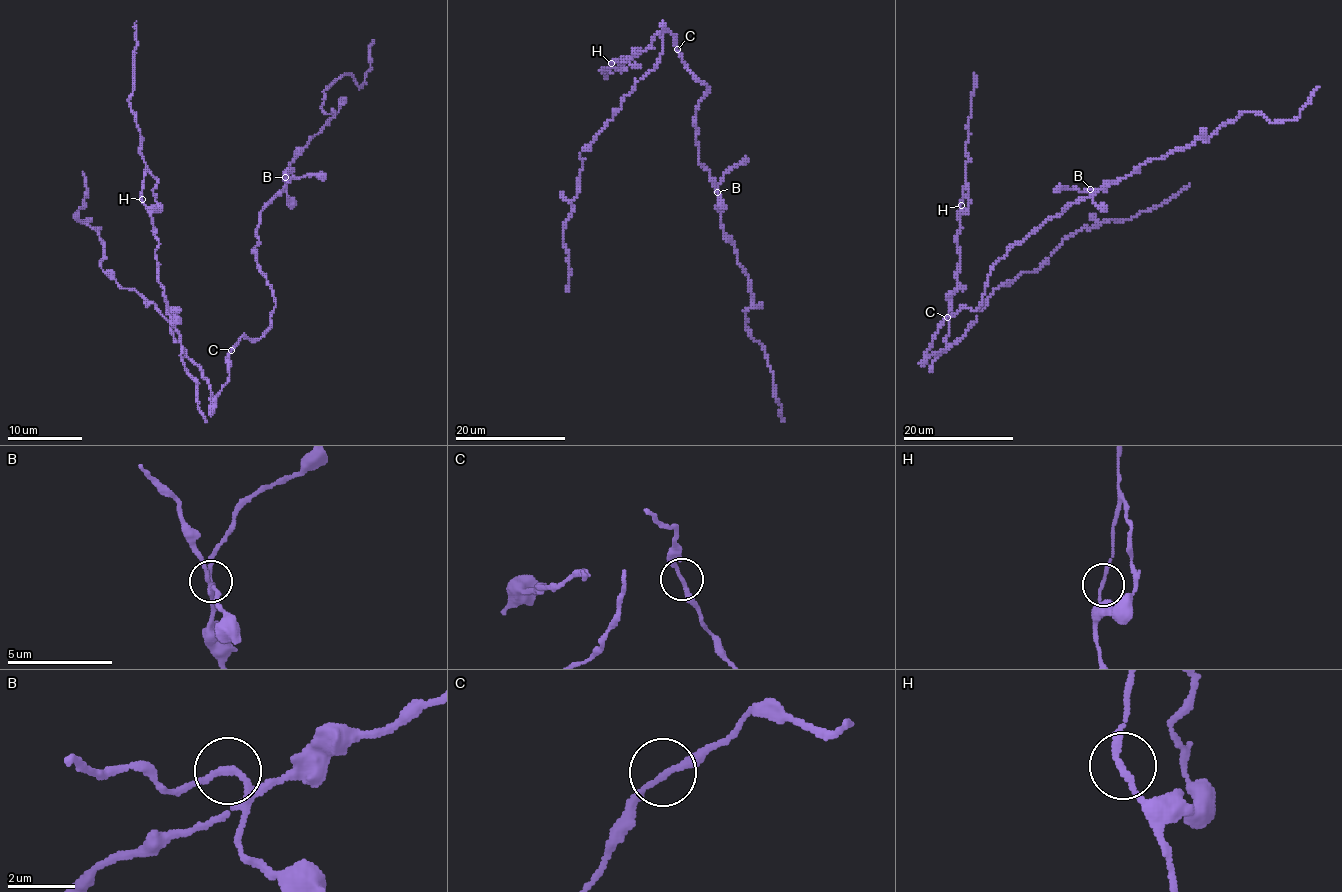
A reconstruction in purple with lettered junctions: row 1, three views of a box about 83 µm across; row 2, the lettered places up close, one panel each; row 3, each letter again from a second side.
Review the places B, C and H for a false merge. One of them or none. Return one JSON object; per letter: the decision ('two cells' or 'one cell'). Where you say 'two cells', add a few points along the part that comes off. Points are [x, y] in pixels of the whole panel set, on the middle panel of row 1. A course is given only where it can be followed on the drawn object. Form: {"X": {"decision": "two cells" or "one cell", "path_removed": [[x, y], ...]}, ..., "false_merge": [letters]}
{"B": {"decision": "one cell"}, "C": {"decision": "one cell"}, "H": {"decision": "one cell"}, "false_merge": []}

